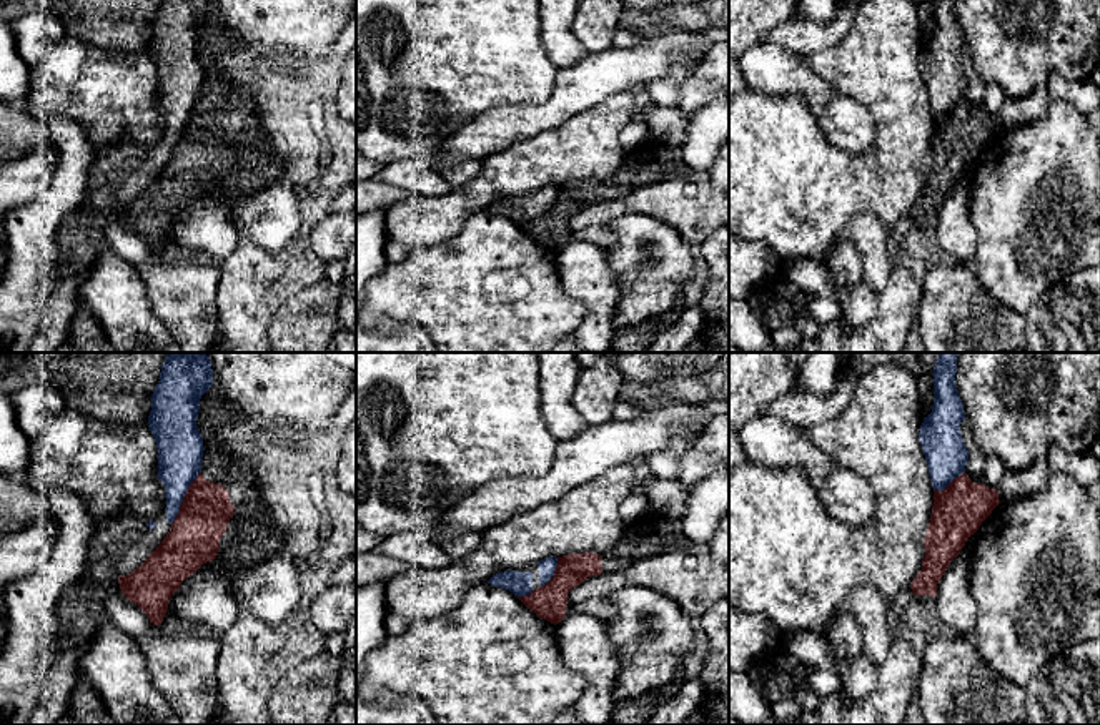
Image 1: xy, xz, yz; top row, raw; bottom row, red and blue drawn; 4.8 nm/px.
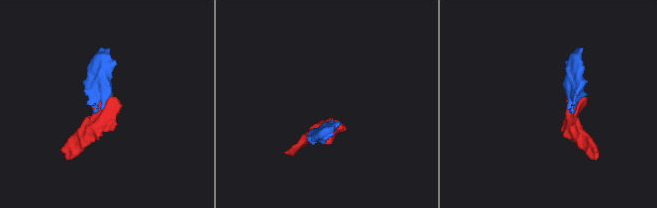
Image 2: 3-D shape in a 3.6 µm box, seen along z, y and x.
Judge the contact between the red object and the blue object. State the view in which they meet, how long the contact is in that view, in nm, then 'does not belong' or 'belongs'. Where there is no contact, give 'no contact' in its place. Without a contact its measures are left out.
meets red in xy; contact 300 nm long; does not belong

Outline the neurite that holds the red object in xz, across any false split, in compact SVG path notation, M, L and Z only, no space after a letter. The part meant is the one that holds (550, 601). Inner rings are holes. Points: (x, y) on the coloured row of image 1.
M651 510L629 522L622 539L611 550L557 557L552 579L529 595L518 599L538 617L556 625L566 617L567 594L587 577L622 570L644 557L679 550L689 544L681 520L666 519Z

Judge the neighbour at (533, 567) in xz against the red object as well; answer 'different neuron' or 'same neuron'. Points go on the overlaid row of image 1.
different neuron

